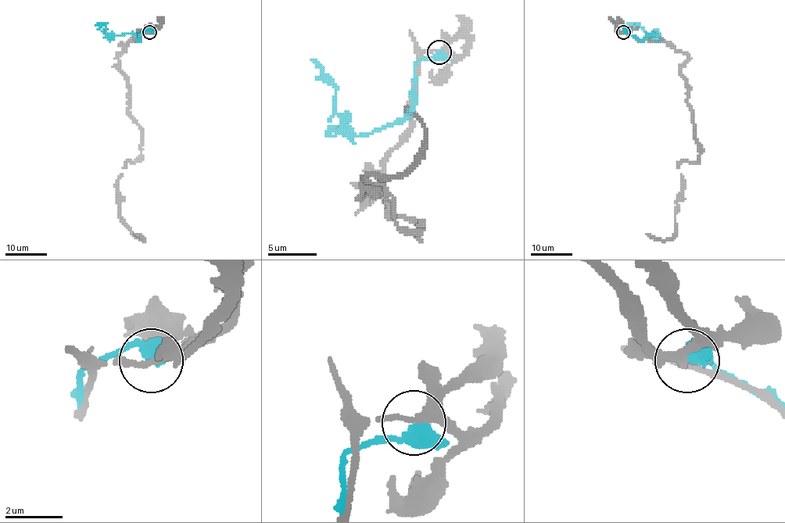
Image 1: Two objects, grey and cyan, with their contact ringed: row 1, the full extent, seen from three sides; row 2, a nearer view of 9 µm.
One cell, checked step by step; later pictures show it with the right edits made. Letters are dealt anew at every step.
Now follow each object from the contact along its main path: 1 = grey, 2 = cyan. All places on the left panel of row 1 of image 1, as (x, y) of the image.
1: (149, 32), (119, 56), (141, 130), (140, 155), (117, 184), (120, 220), (143, 239), (135, 234)
2: (149, 32), (143, 30), (139, 35), (139, 40), (134, 34), (106, 34), (105, 24), (96, 24)

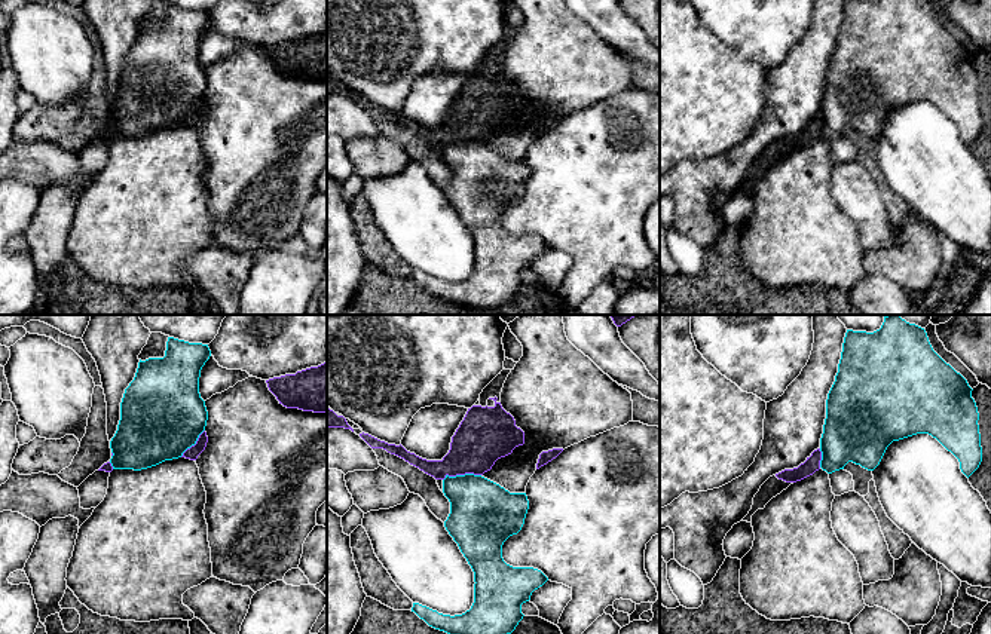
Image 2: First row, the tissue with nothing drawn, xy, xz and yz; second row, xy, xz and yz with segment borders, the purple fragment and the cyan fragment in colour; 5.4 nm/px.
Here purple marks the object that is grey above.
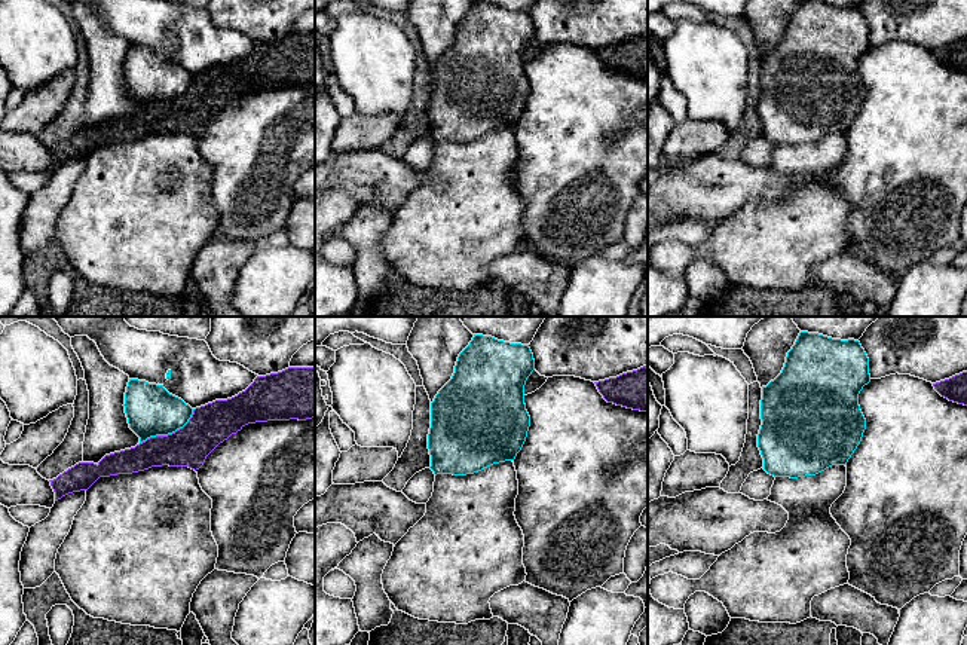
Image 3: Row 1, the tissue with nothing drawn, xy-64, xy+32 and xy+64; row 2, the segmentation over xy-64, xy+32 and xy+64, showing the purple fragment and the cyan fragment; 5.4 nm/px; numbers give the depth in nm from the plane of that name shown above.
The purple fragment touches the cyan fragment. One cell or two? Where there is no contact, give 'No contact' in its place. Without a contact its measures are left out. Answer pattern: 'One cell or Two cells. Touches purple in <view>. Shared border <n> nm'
Two cells. Touches purple in xz. Shared border 220 nm

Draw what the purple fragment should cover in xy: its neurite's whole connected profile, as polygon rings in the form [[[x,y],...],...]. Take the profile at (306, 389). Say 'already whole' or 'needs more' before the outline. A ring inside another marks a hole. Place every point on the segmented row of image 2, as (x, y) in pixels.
already whole; [[[327,361],[296,374],[269,379],[266,383],[287,408],[327,413]]]

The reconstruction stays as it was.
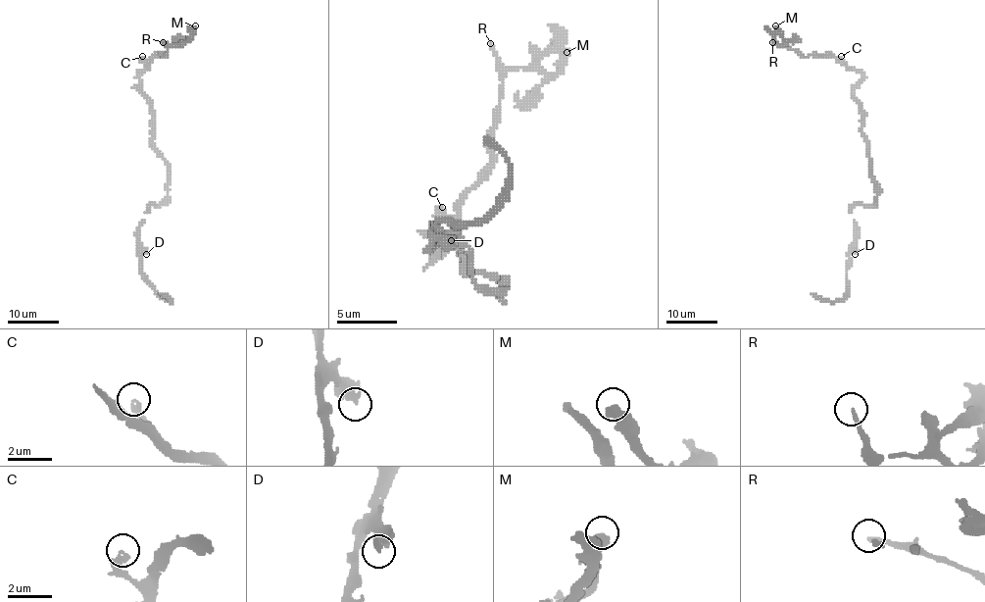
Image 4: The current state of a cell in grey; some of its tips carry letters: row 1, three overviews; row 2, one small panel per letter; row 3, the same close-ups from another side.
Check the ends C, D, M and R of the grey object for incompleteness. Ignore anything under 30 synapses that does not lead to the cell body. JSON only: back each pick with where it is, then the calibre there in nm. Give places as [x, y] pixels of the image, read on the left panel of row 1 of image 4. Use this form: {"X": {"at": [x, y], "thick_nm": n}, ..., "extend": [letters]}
{"R": {"at": [163, 42], "thick_nm": 180}, "extend": ["R"]}

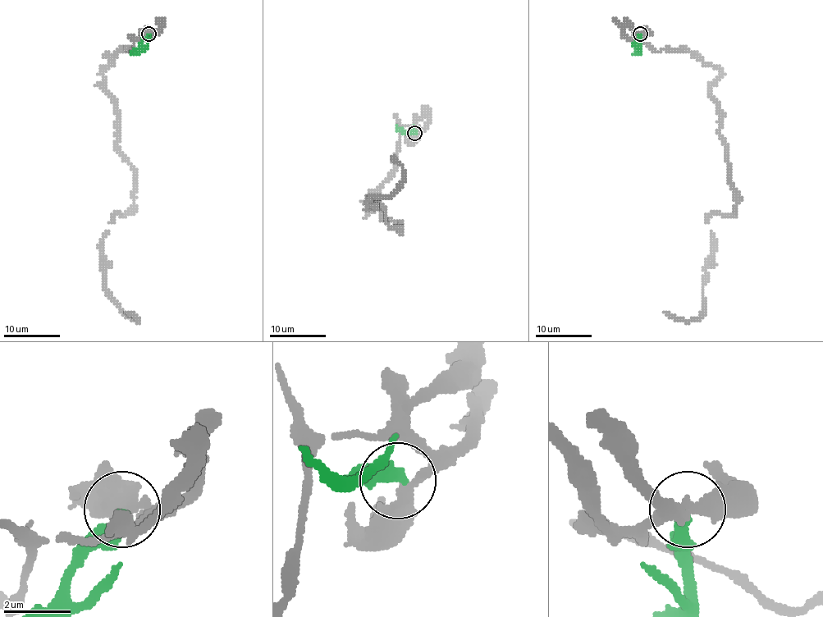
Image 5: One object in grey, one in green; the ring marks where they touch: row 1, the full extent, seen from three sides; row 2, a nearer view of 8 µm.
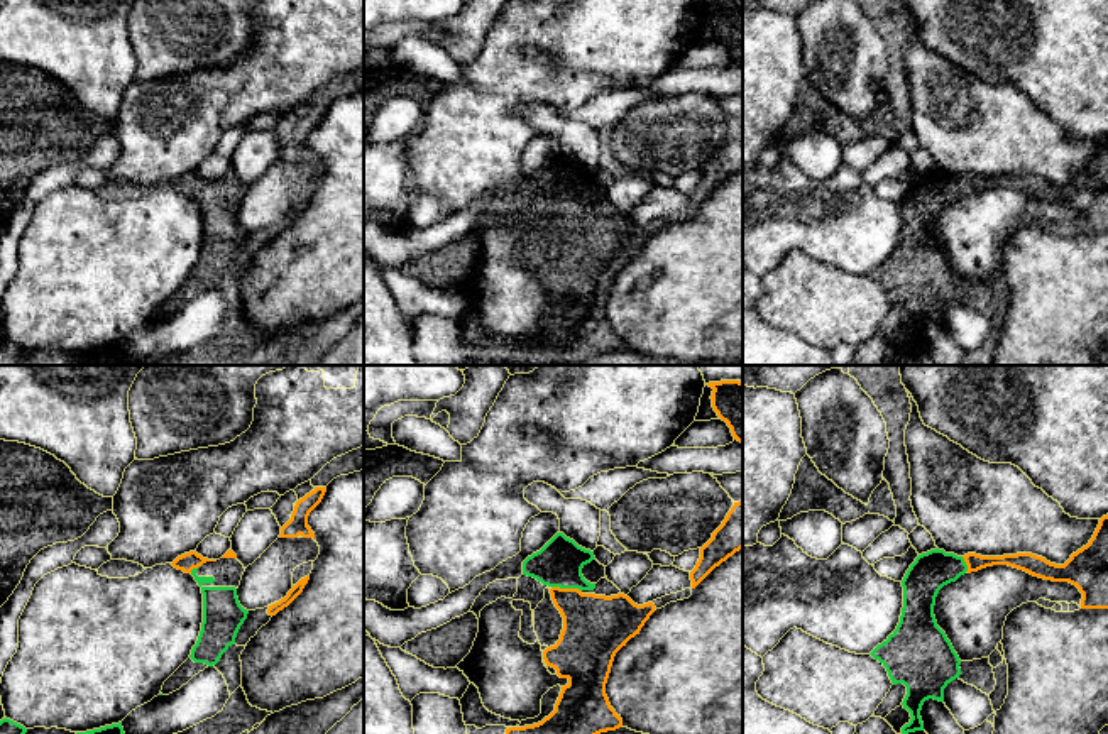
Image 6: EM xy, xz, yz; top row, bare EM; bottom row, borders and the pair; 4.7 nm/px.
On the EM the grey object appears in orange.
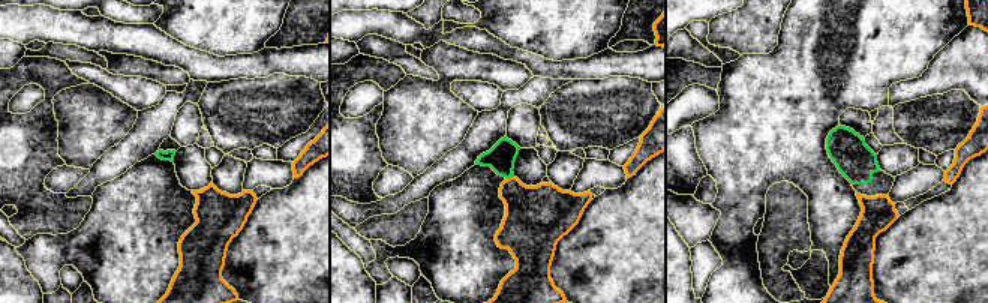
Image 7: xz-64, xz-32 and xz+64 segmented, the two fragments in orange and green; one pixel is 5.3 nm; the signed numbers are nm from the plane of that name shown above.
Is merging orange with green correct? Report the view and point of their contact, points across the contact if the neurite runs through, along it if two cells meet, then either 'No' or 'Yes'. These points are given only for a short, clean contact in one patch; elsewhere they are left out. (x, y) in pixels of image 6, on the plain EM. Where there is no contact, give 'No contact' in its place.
Touches orange at xz (567, 210). Path across: xz (596, 249), (570, 224), (567, 210), (567, 202), (559, 185). Yes

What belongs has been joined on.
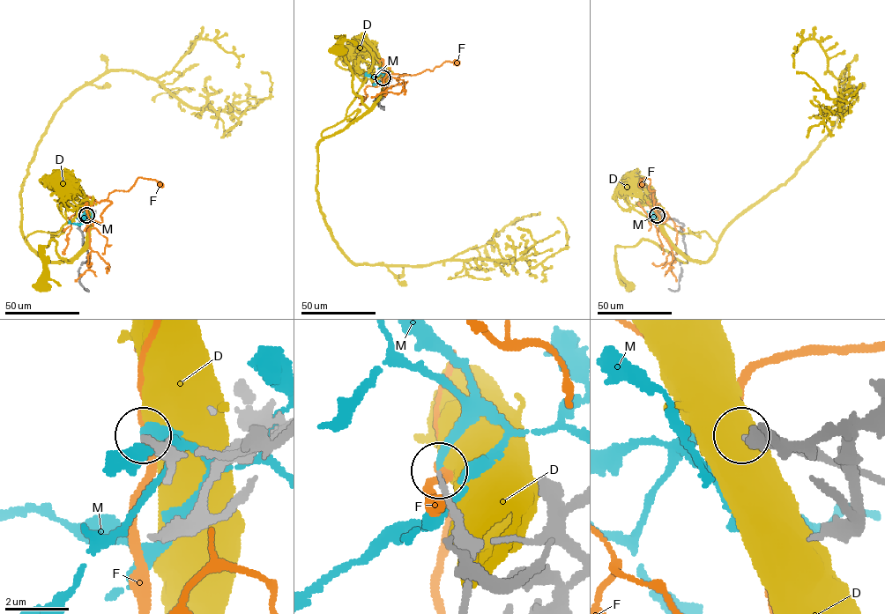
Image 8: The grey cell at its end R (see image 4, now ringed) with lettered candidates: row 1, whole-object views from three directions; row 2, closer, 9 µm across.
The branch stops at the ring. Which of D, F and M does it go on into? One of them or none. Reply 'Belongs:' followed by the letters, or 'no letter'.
Belongs: M

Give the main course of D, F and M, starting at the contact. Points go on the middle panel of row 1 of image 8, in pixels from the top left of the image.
D: (383, 78), (383, 89), (368, 107), (353, 92), (353, 74), (343, 55), (338, 35), (337, 48)
F: (382, 77), (384, 89), (407, 74), (401, 74), (432, 71), (445, 62), (459, 63)
M: (382, 77), (381, 73), (371, 77), (365, 73)

